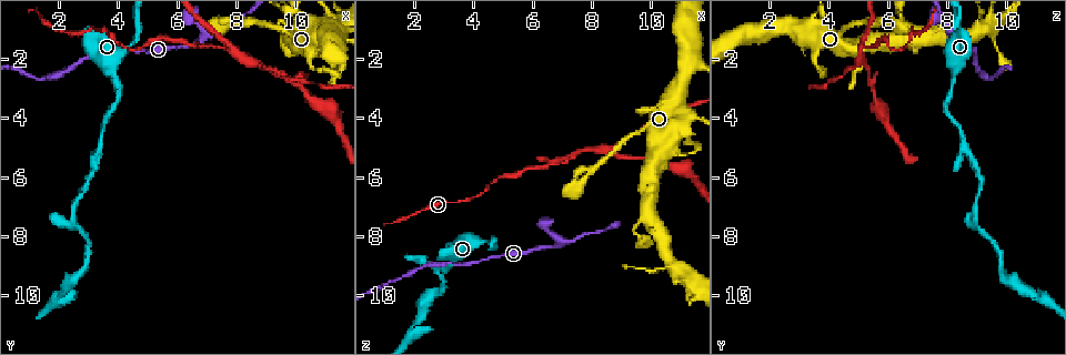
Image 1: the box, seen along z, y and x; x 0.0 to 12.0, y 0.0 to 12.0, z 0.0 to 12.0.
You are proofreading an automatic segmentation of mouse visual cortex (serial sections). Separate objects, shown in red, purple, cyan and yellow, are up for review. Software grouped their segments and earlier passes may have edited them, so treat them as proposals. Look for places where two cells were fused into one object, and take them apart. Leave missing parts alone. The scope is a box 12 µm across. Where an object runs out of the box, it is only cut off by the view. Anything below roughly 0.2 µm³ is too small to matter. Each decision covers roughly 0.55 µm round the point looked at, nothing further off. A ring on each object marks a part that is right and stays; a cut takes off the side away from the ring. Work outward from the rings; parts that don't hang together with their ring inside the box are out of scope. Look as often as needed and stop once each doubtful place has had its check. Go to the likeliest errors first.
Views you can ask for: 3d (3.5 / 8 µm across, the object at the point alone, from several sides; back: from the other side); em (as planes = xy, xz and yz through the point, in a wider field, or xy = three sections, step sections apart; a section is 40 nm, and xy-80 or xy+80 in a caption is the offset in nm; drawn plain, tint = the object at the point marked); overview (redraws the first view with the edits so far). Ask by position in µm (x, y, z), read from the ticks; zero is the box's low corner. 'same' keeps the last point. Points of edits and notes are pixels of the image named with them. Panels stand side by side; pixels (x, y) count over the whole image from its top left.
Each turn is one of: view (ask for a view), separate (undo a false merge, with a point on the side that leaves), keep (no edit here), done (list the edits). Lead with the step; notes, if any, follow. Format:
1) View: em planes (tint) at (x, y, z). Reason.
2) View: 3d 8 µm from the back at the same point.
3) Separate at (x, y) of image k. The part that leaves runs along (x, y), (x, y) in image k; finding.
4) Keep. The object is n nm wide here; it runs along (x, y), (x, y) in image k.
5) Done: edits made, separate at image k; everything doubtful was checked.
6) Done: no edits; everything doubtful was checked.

View: 3d 8 µm at (7.4, 1.6, 5.3). Abrupt turn.

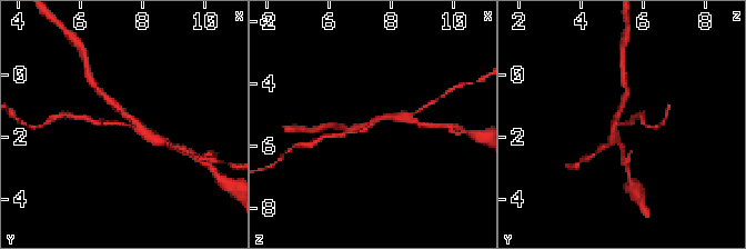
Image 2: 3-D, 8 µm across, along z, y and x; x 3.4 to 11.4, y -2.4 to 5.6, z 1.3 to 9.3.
View: em xy step 5 (tint) at (7.4, 1.6, 5.4).

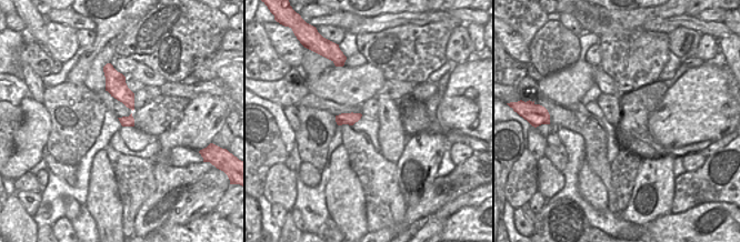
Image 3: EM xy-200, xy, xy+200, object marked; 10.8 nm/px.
Keep. It runs along (343, 133), (364, 129), (382, 118), (401, 117) in image 2; one cell here.

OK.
View: 3d 3.5 µm from the back at (8.4, 2.1, 5.0). Calibre changes.

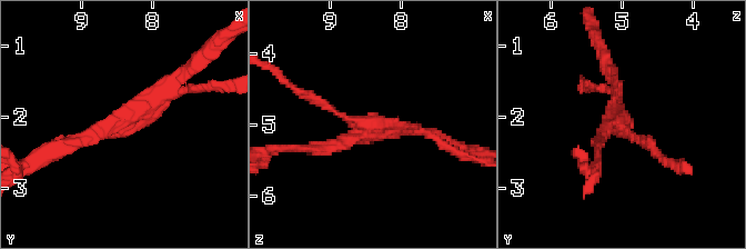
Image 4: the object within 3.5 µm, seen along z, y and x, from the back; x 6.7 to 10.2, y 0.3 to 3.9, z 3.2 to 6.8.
View: em xy step 1 (tint) at (8.40, 2.05, 5.10). 3 arms meet here; the arms are 100, 150, 200 nm wide; need the tissue.

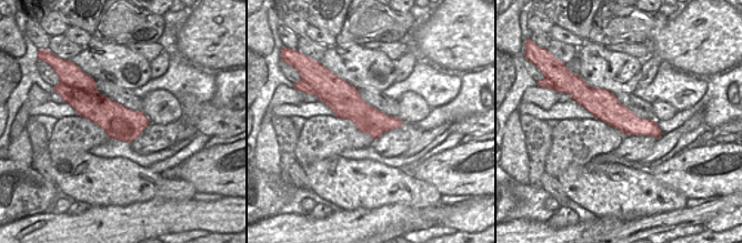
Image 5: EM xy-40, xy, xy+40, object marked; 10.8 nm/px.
Keep. The object is 280 nm wide here; it runs along (187, 89), (58, 143) in image 4; continuous, no second cell.

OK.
View: 3d 8 µm at (2.4, 7.5, 9.0). Abrupt turn.

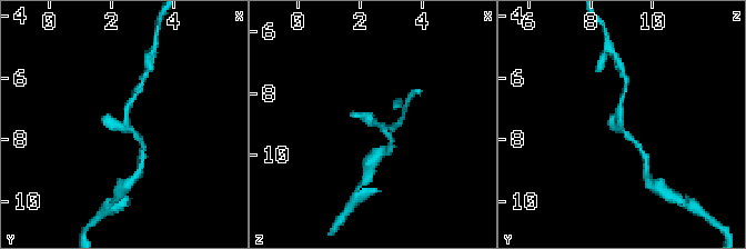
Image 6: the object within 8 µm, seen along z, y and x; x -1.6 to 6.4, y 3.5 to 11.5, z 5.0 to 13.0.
View: 3d 3.5 µm at (2.5, 7.4, 9.0).

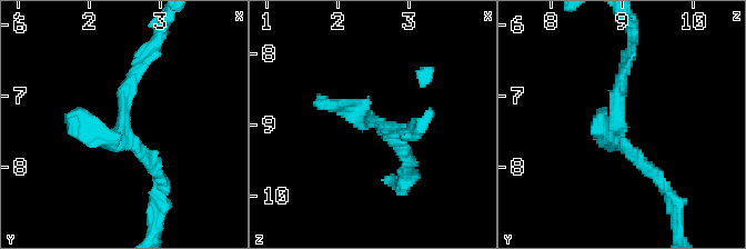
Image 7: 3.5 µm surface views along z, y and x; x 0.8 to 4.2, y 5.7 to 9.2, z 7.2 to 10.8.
Keep. It runs along (628, 60), (617, 136), (657, 177) in image 7; continuous, no second cell.

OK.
View: em planes (tint) at (7.0, 1.1, 8.2). Sharp bend.

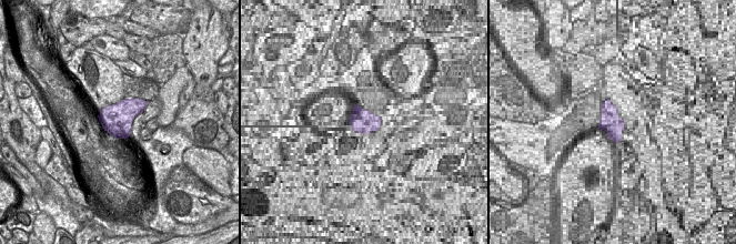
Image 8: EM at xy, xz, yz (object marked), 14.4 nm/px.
View: 3d 3.5 µm at the same point. See where the arms go.

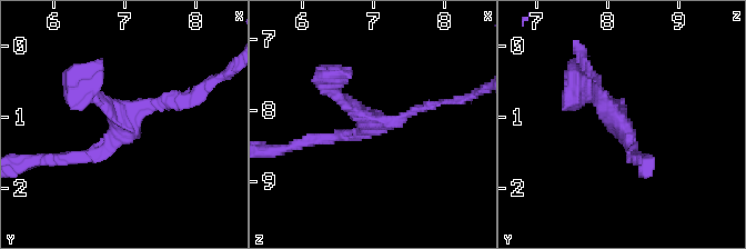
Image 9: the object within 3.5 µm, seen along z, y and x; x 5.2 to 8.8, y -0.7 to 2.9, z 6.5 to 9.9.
Keep. One cell here.

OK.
Done: no edits; everything doubtful was checked.

